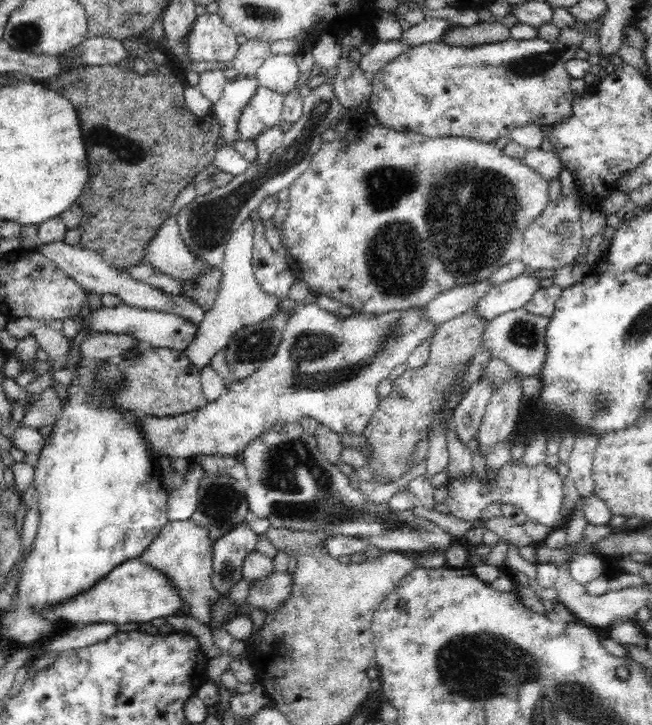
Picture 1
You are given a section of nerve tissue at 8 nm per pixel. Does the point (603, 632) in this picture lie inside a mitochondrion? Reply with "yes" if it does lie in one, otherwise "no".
no

